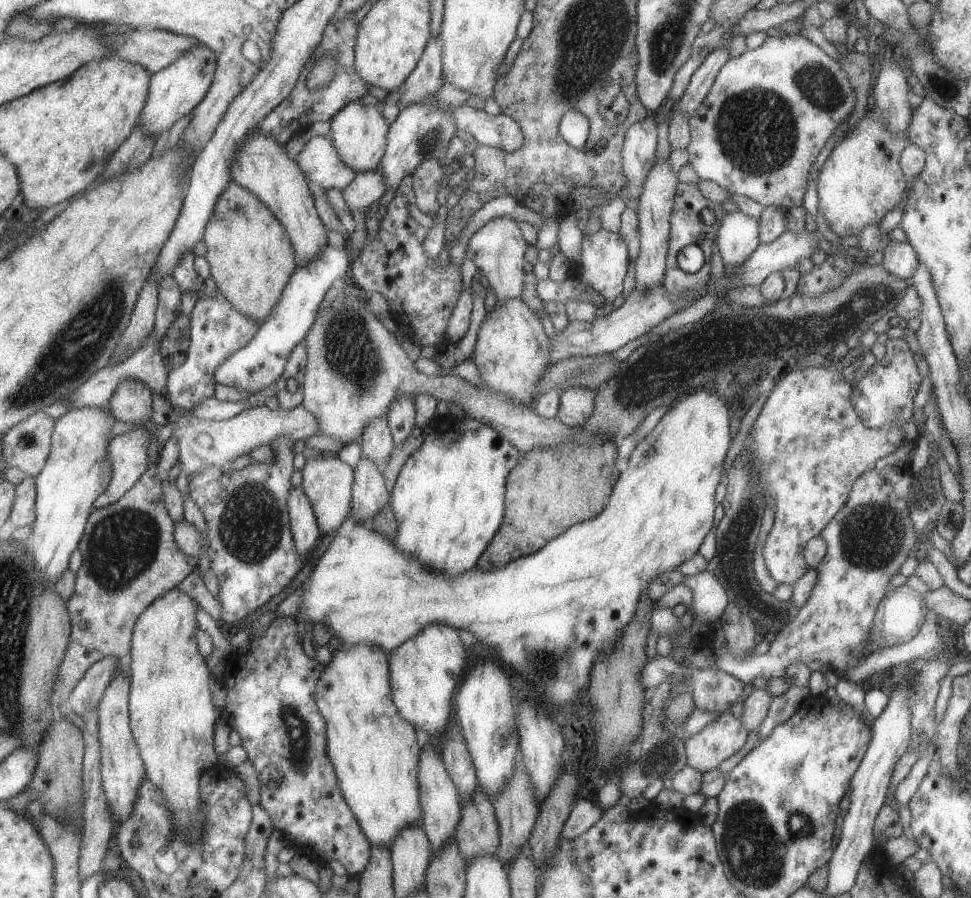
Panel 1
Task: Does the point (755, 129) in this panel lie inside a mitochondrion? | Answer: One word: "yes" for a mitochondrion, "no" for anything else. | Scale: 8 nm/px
yes

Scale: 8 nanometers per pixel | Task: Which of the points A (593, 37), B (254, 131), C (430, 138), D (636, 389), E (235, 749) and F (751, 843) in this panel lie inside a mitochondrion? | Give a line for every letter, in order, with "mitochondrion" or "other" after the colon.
A: mitochondrion
B: other
C: mitochondrion
D: mitochondrion
E: other
F: mitochondrion

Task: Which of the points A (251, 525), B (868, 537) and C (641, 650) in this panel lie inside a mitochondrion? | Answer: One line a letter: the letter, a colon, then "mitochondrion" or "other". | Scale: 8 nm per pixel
A: mitochondrion
B: mitochondrion
C: other

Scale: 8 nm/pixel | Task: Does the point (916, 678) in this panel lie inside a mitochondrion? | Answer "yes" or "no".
yes

